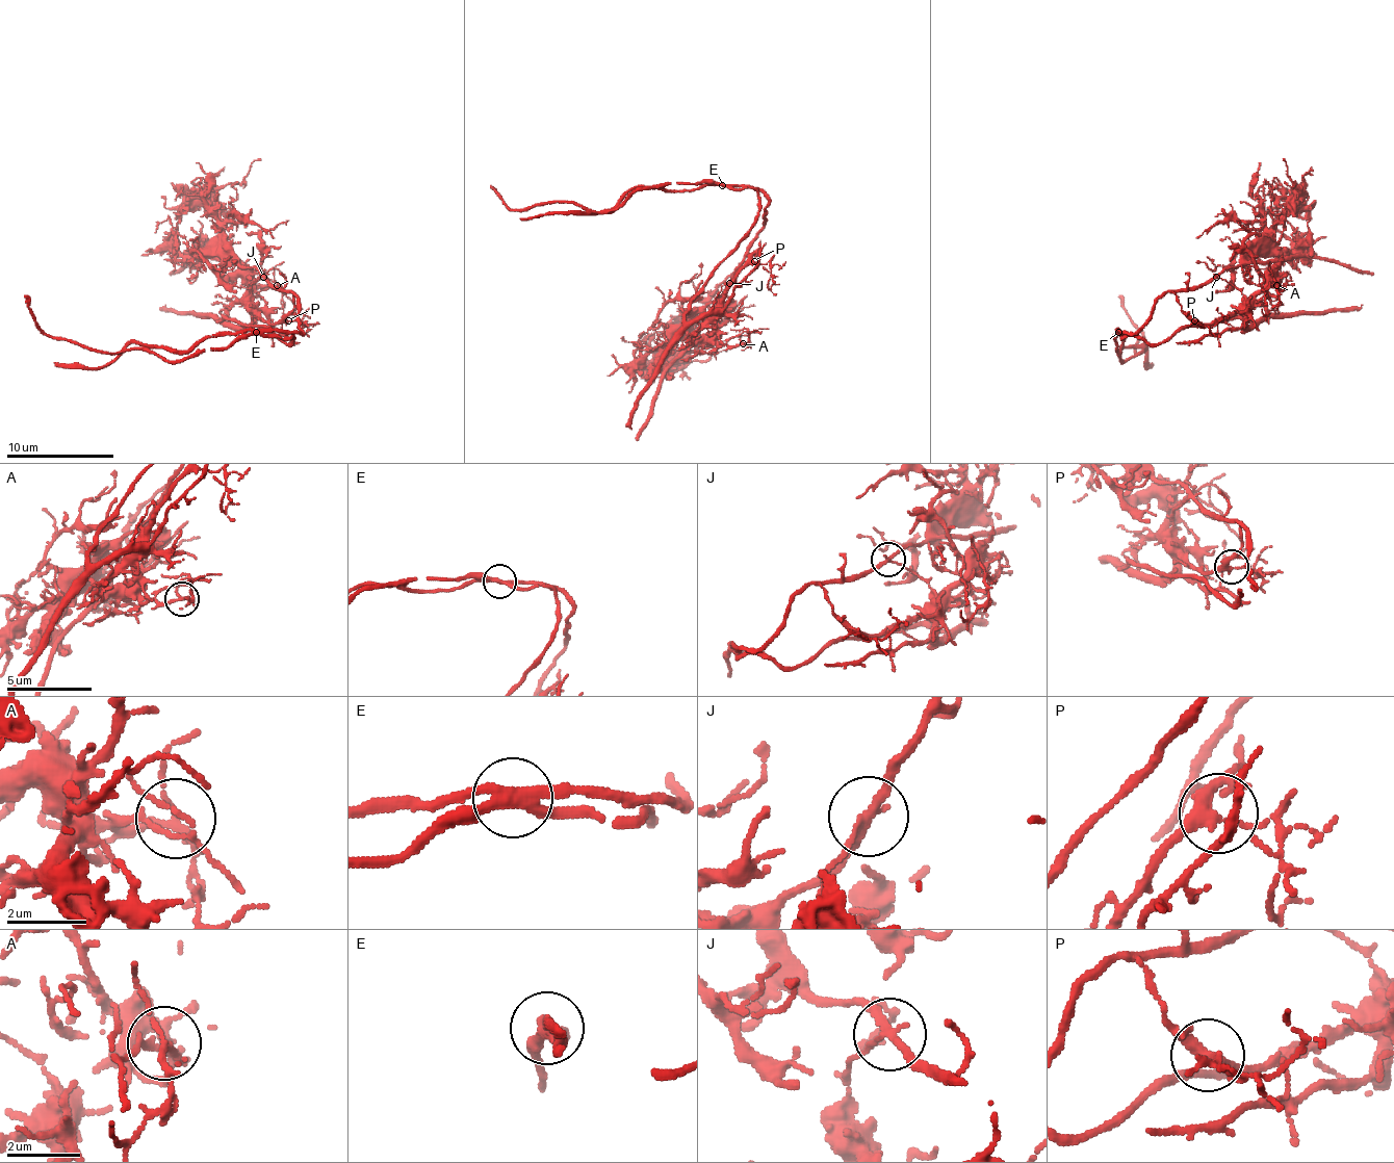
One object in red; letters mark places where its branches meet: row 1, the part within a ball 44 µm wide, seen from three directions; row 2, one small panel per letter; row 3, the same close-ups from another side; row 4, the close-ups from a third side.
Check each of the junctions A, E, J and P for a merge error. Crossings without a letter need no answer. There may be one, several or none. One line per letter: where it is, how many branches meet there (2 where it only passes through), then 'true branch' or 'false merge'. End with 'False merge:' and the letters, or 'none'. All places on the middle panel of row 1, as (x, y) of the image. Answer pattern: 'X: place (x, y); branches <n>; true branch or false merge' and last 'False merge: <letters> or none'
A: place (743, 343); branches 4; true branch
E: place (722, 185); branches 3; false merge
J: place (729, 283); branches 3; false merge
P: place (754, 261); branches 3; true branch
False merge: E, J

